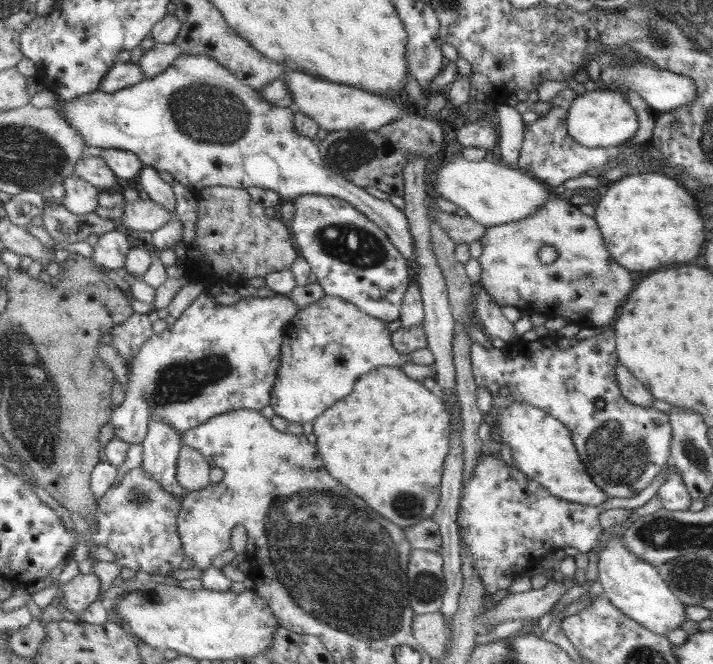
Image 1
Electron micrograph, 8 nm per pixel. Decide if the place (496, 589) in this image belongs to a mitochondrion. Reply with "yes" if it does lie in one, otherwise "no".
no

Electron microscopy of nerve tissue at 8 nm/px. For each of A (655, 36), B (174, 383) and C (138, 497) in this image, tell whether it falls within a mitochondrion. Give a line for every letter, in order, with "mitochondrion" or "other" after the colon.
A: mitochondrion
B: mitochondrion
C: mitochondrion

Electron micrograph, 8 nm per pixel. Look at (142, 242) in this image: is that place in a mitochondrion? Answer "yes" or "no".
no

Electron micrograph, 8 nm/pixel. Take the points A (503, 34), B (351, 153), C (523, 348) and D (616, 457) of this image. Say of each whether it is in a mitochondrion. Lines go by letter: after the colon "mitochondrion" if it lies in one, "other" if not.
A: other
B: mitochondrion
C: other
D: mitochondrion

